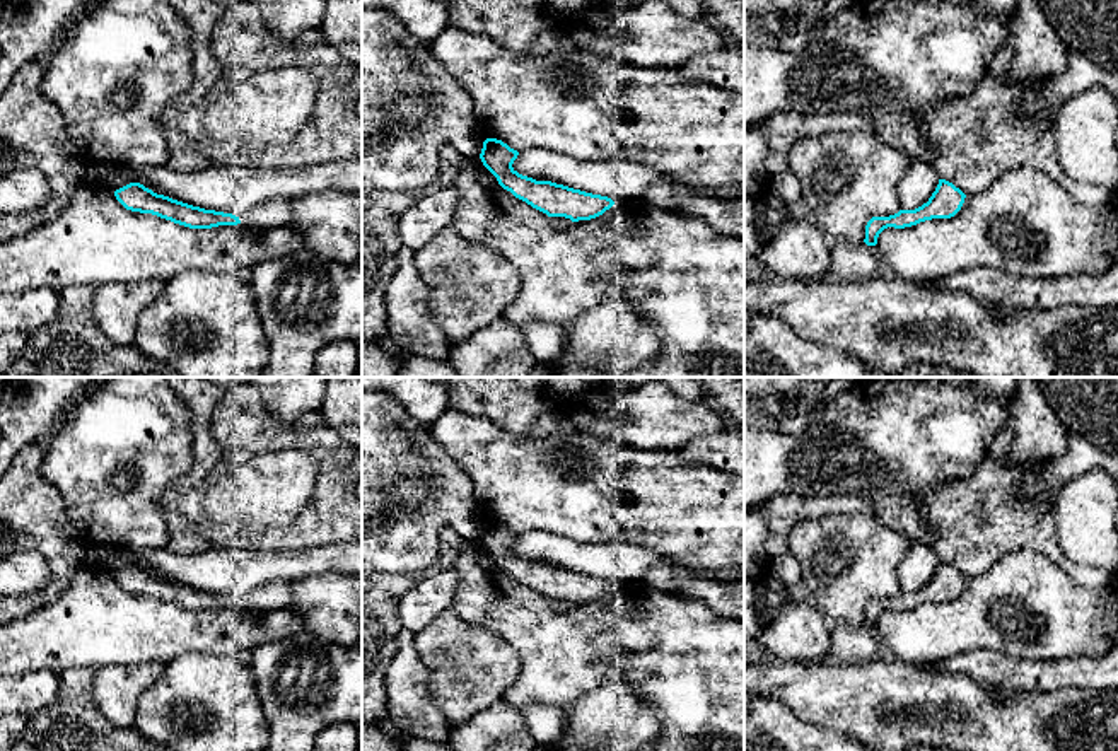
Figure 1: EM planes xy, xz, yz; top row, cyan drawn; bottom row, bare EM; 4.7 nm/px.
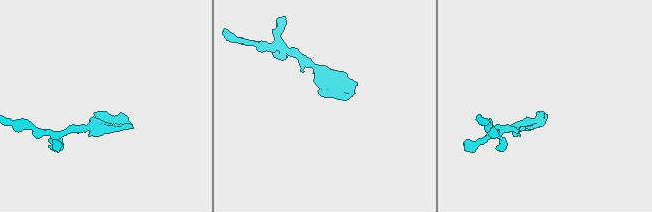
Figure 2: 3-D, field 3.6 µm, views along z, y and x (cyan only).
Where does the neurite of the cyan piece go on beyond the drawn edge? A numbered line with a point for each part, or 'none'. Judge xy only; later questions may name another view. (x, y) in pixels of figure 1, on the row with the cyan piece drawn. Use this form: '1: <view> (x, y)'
1: xy (275, 212)

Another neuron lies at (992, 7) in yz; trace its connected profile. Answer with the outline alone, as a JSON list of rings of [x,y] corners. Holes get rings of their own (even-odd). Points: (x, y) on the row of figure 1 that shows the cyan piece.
[[[958,0],[958,2],[973,2],[988,15],[1012,17],[1016,12],[1016,0]]]

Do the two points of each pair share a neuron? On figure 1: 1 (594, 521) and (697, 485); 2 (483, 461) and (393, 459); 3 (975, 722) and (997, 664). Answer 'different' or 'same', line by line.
1: same
2: different
3: different

